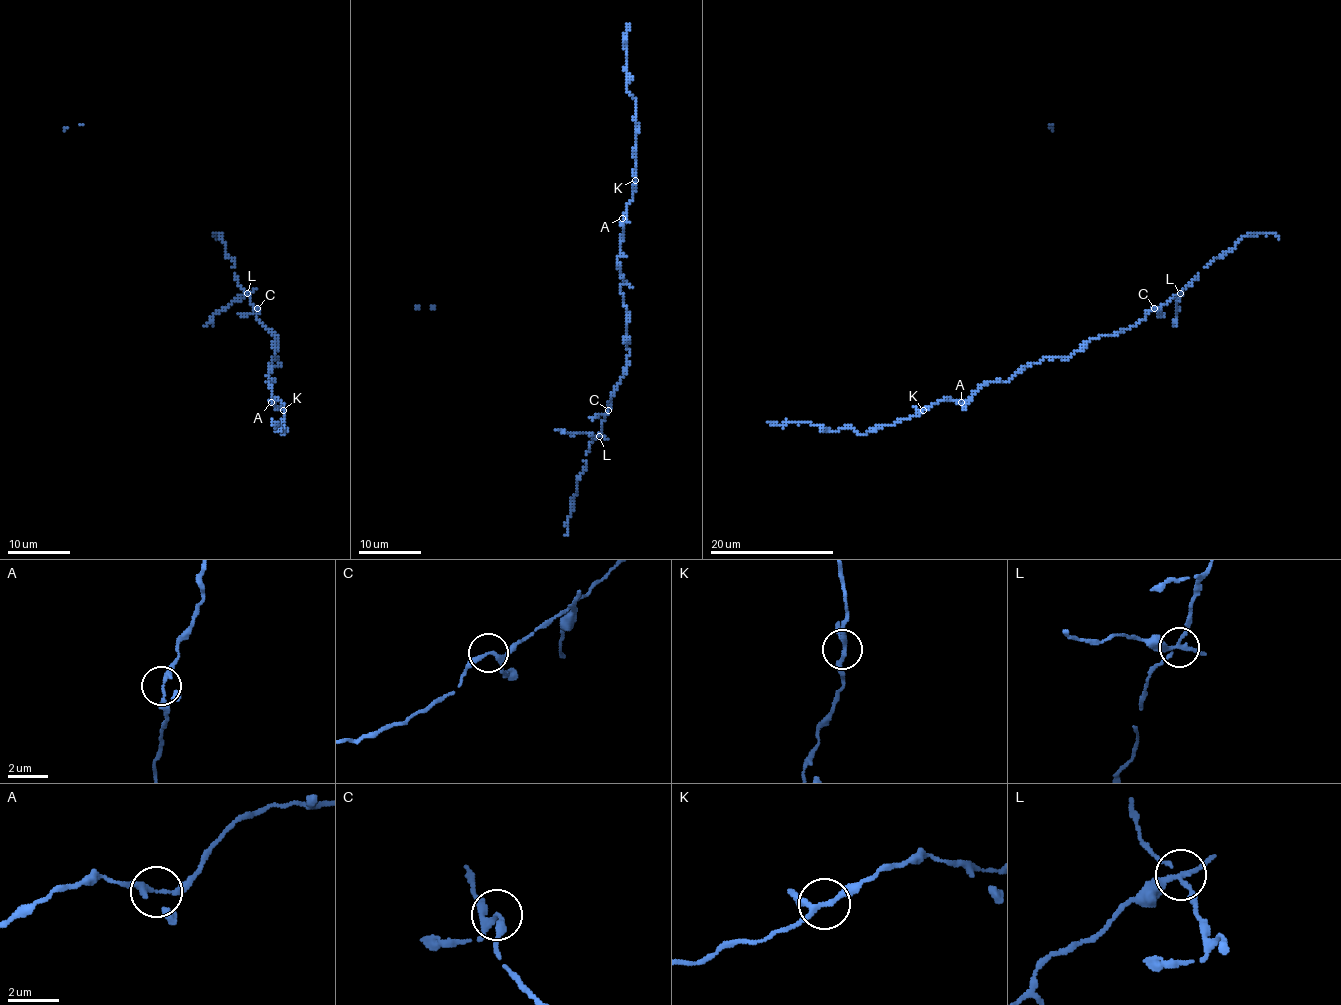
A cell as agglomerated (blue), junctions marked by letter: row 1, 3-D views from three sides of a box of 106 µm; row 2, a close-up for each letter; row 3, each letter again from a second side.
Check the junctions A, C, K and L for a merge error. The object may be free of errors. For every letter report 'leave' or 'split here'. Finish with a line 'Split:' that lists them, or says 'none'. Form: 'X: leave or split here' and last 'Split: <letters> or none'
A: leave
C: leave
K: leave
L: split here
Split: L

